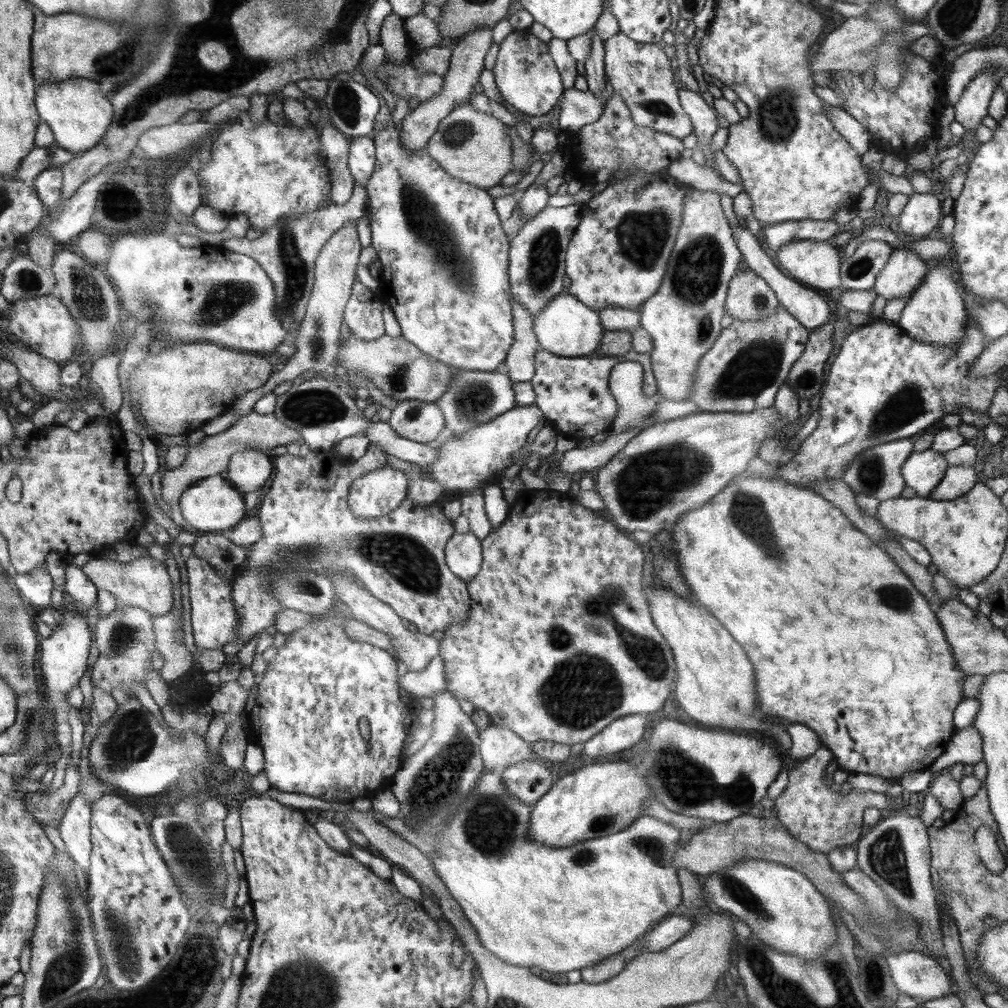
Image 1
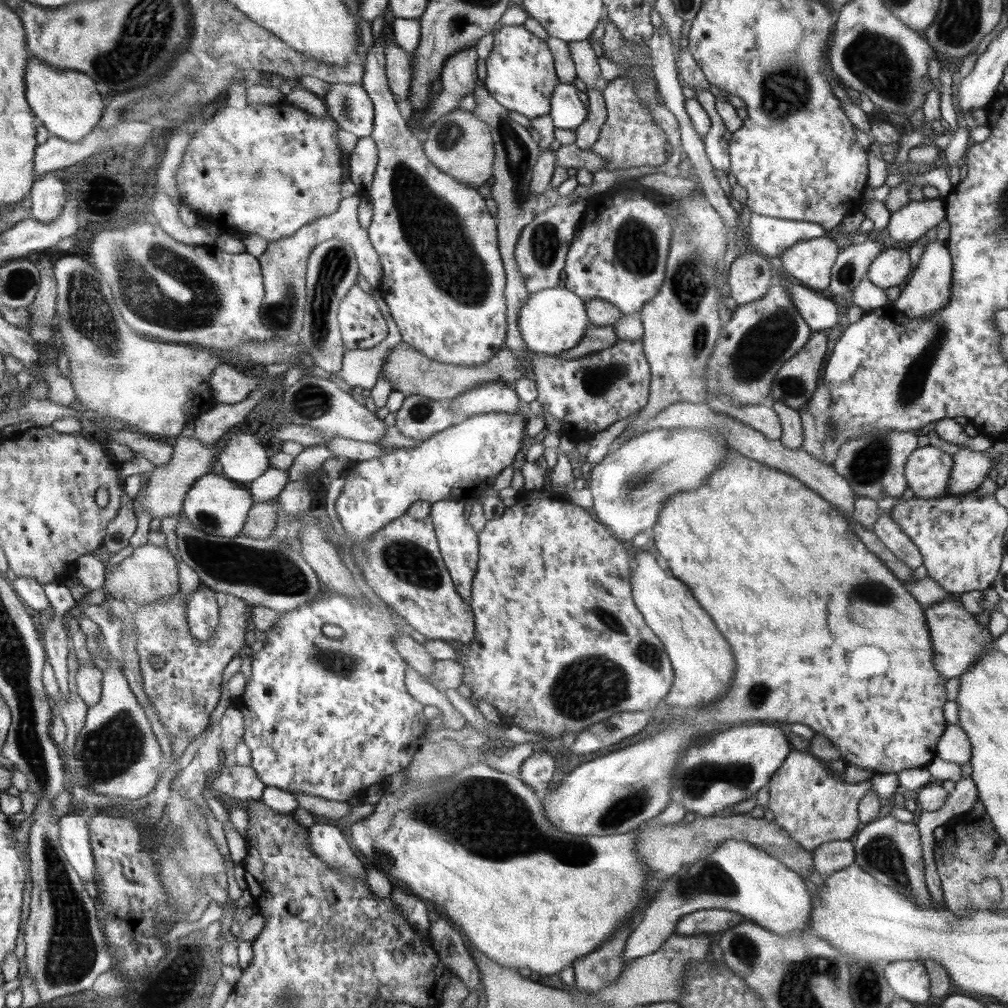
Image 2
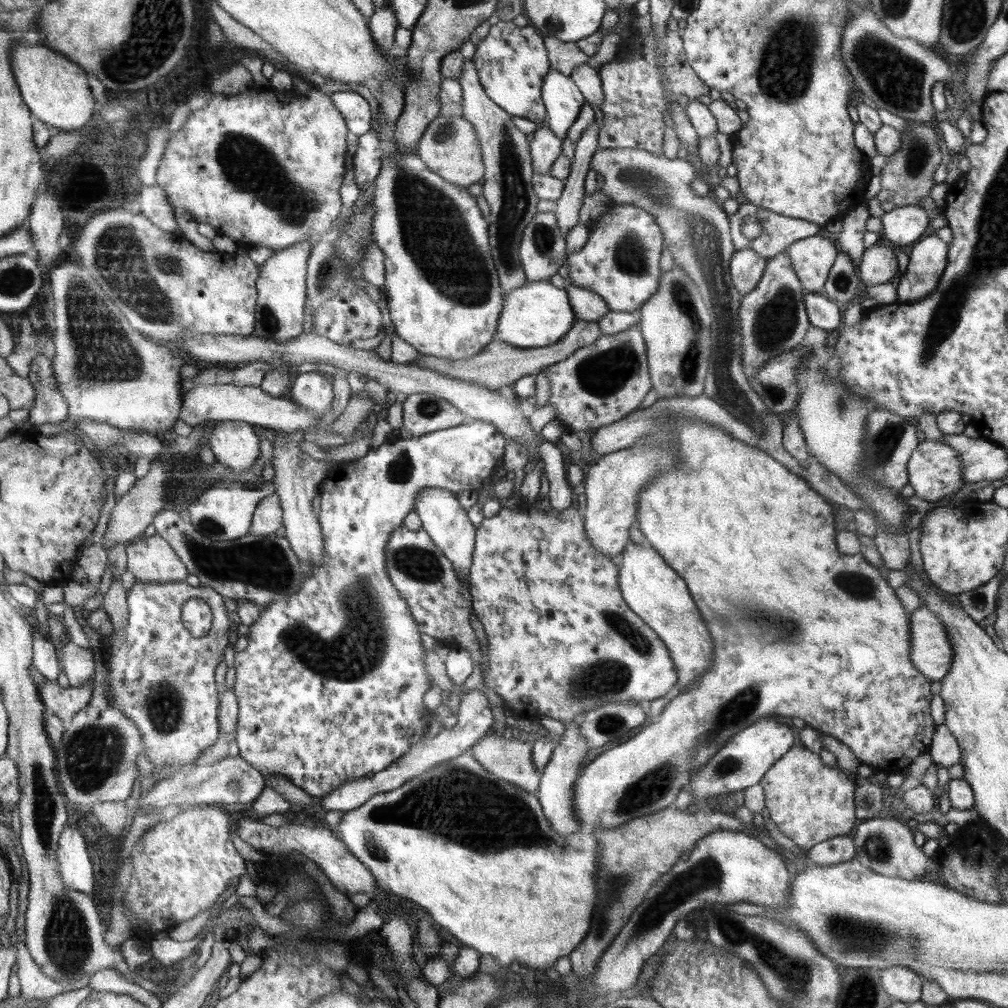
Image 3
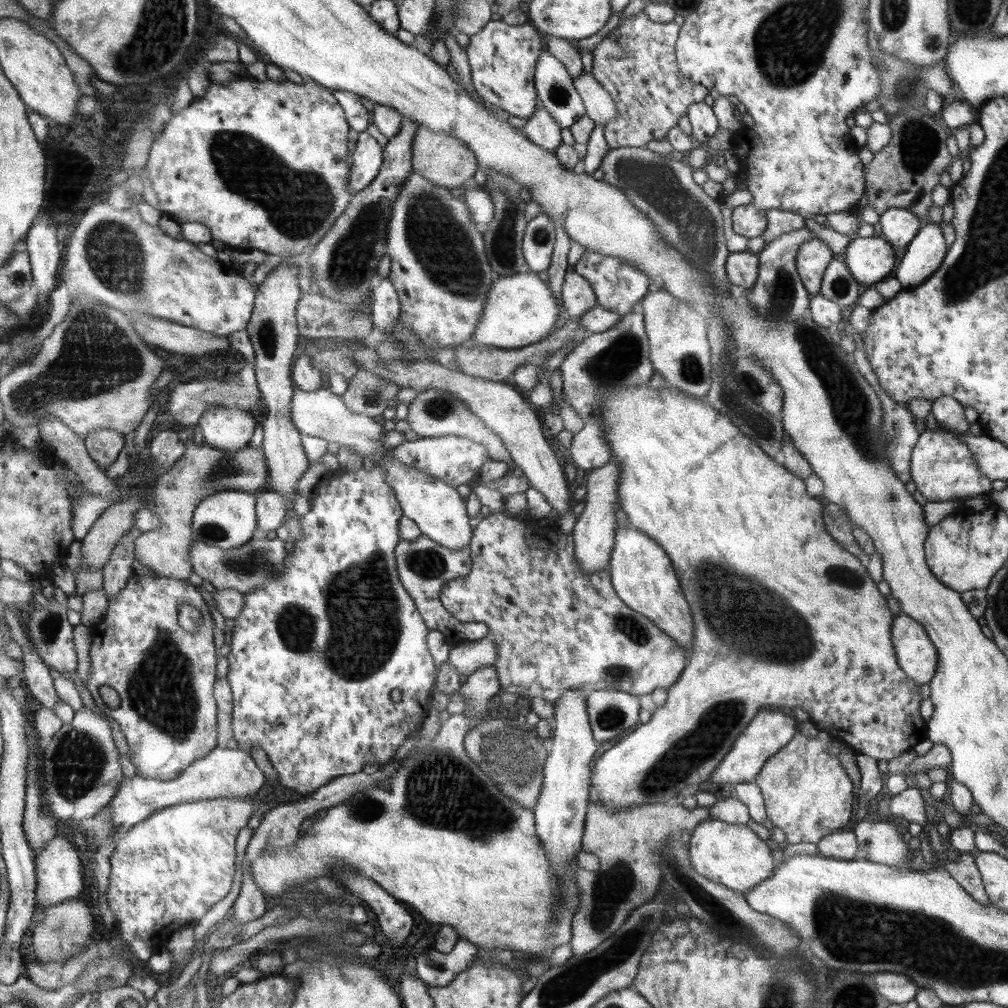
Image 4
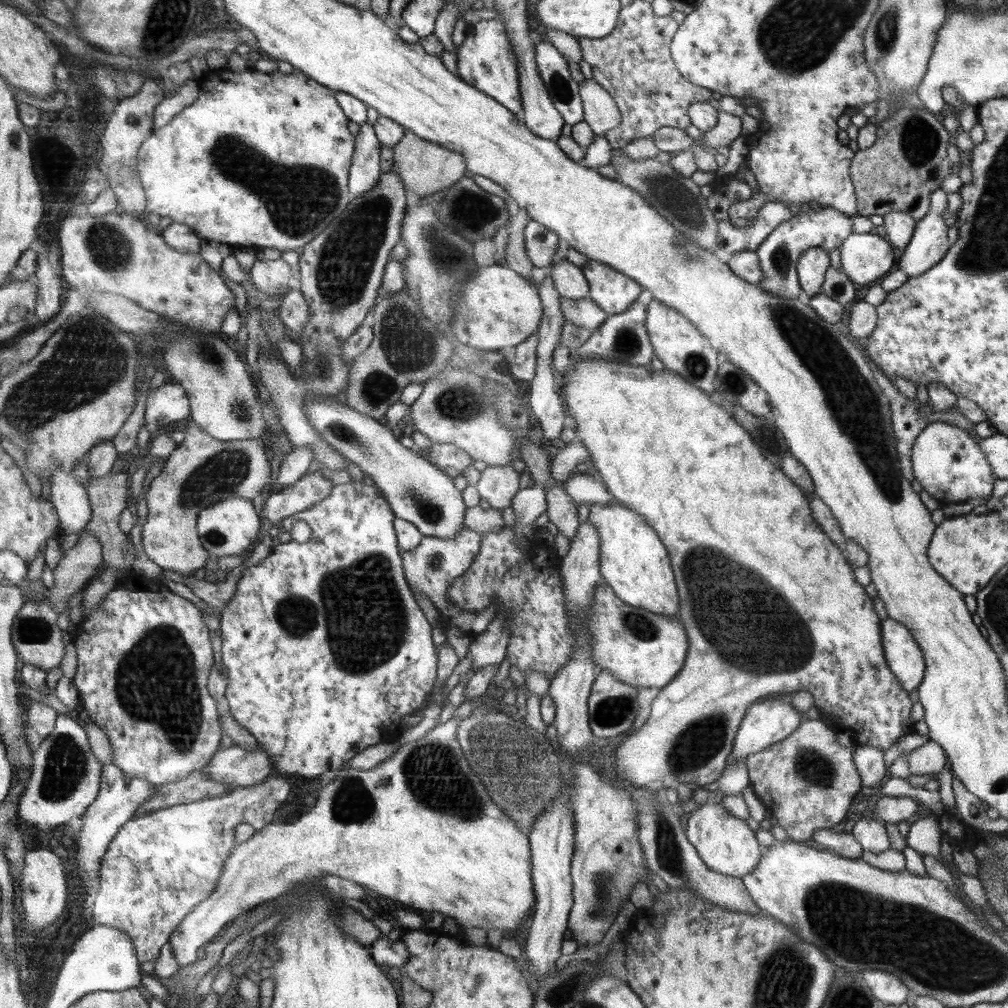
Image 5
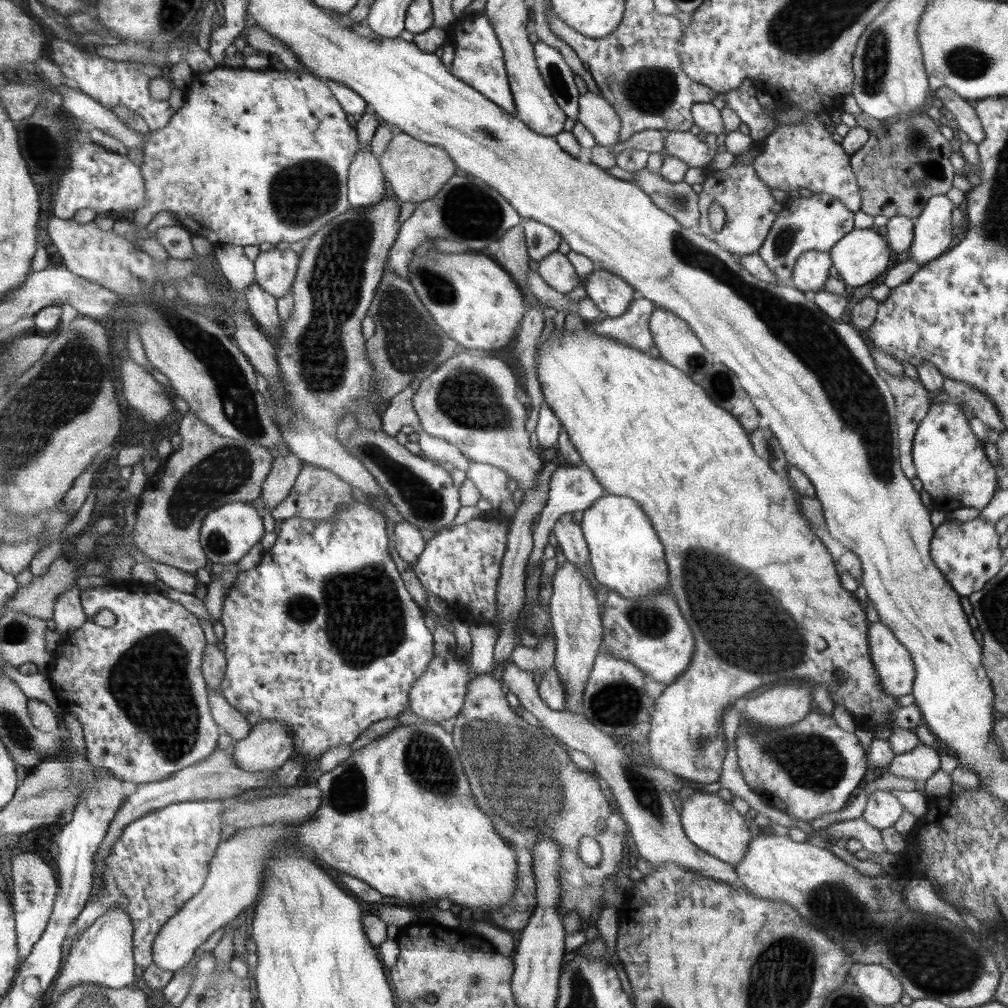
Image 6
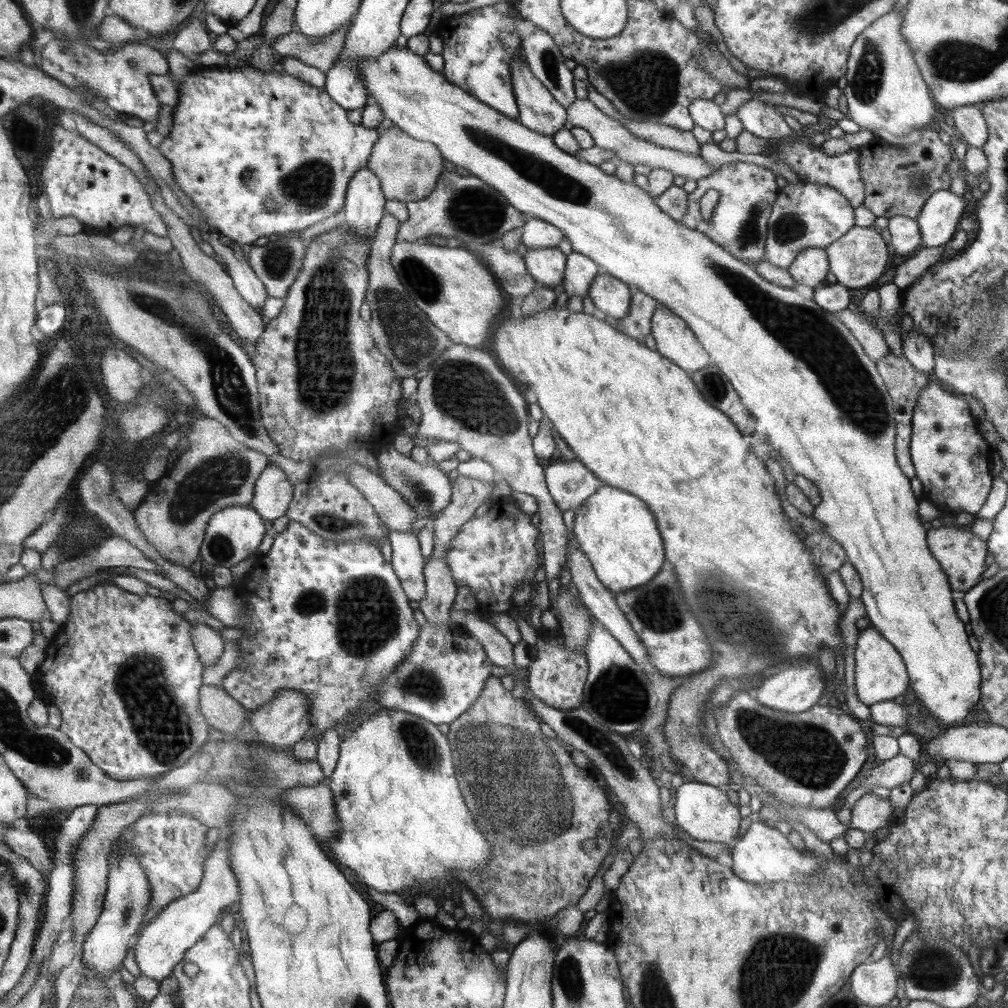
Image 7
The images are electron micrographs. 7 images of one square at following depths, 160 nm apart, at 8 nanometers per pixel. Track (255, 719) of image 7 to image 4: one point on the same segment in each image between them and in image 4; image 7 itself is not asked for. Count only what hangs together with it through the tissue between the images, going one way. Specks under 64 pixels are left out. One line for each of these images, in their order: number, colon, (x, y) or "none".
4: (224, 773)
5: (236, 767)
6: (270, 744)

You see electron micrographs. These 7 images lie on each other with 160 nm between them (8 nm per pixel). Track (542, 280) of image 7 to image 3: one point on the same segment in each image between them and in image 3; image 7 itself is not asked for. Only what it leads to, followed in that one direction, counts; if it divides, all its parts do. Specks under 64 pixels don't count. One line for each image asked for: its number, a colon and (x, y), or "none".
3: (587, 306)
4: (578, 298)
5: (569, 281)
6: (555, 270)

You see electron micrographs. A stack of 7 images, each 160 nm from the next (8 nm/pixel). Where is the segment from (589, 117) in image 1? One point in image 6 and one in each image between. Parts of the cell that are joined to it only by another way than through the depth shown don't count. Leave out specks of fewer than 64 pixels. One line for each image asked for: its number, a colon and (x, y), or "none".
2: (568, 110)
3: (562, 99)
4: (555, 91)
5: (553, 68)
6: (558, 76)

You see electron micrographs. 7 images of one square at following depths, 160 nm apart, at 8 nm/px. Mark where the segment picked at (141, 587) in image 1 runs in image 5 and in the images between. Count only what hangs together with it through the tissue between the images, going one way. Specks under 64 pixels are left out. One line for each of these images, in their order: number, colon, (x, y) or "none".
2: (150, 574)
3: (151, 560)
4: (201, 471)
5: (202, 470)

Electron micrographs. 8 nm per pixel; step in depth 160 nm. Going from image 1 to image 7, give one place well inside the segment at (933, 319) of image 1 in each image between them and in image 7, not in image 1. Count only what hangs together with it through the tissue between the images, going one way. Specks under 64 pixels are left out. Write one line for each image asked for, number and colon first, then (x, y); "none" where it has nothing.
2: (928, 290)
3: (928, 259)
4: (925, 253)
5: (929, 243)
6: (932, 231)
7: (938, 221)

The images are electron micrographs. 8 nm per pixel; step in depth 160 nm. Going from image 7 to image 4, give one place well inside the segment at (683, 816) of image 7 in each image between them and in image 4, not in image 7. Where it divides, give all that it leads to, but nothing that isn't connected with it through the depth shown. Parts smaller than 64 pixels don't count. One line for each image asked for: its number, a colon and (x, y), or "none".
4: (733, 855)
5: (726, 844)
6: (713, 825)

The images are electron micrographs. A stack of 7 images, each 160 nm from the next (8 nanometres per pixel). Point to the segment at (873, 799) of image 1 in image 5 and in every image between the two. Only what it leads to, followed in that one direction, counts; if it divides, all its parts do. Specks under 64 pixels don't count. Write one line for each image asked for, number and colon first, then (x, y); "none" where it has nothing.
2: (807, 801)
3: (809, 802)
4: (807, 793)
5: (807, 781)

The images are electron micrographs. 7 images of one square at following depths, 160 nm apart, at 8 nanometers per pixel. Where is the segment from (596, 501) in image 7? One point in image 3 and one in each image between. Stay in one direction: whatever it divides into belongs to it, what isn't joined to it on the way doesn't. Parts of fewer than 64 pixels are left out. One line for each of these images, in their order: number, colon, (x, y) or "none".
3: (651, 588)
4: (642, 575)
5: (634, 561)
6: (626, 554)

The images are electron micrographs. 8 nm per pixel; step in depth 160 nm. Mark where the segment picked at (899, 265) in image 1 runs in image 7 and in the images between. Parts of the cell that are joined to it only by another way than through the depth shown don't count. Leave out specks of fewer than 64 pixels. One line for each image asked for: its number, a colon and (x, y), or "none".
2: (891, 268)
3: (878, 265)
4: (869, 260)
5: (868, 257)
6: (862, 256)
7: (859, 258)

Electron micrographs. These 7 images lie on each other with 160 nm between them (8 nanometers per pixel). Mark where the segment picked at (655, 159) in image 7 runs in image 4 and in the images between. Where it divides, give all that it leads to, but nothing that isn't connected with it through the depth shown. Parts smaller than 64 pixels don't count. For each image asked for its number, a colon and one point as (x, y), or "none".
4: (599, 105)
5: (600, 111)
6: (595, 112)

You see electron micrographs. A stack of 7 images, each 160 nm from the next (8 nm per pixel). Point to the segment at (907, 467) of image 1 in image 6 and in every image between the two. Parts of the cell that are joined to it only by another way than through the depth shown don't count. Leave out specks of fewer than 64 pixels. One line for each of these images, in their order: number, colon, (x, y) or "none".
2: (927, 470)
3: (935, 469)
4: (942, 467)
5: (950, 465)
6: (950, 460)

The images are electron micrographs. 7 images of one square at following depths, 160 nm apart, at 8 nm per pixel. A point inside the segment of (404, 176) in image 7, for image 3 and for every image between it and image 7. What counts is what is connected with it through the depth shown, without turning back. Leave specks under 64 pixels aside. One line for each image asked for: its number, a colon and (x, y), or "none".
3: (449, 147)
4: (444, 160)
5: (425, 167)
6: (416, 171)

